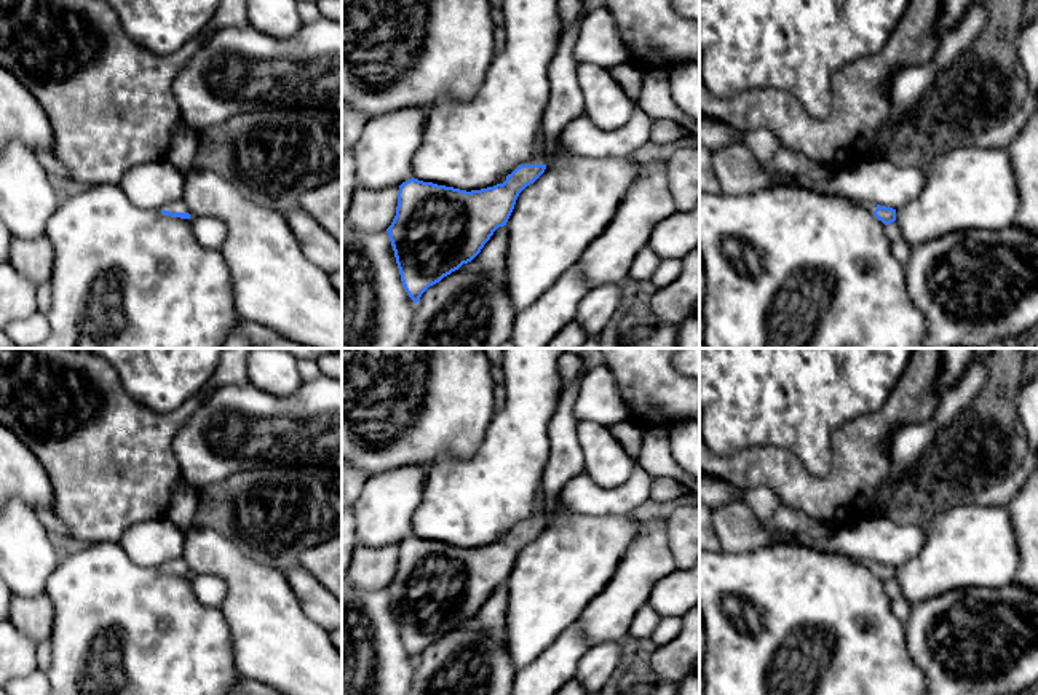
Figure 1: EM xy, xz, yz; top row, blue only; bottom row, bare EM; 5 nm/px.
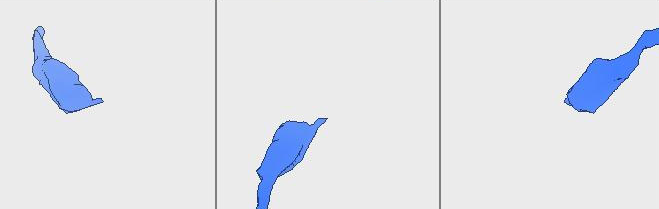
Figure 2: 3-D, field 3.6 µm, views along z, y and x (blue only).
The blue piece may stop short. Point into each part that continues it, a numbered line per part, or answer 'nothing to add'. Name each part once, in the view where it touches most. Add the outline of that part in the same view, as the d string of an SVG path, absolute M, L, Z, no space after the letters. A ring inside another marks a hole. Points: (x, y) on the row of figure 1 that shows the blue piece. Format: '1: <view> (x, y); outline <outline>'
1: xy (176, 206); outline M184 200L172 201L172 203L166 205L163 209L169 211L169 212L188 212L188 208L184 203Z

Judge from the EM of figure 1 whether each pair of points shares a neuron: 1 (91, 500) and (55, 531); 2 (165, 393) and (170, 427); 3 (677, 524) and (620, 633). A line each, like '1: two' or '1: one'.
1: two
2: two
3: two

